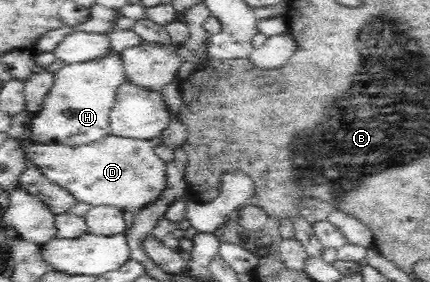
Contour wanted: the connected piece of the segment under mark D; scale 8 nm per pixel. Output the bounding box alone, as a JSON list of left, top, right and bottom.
[23,134,167,213]

